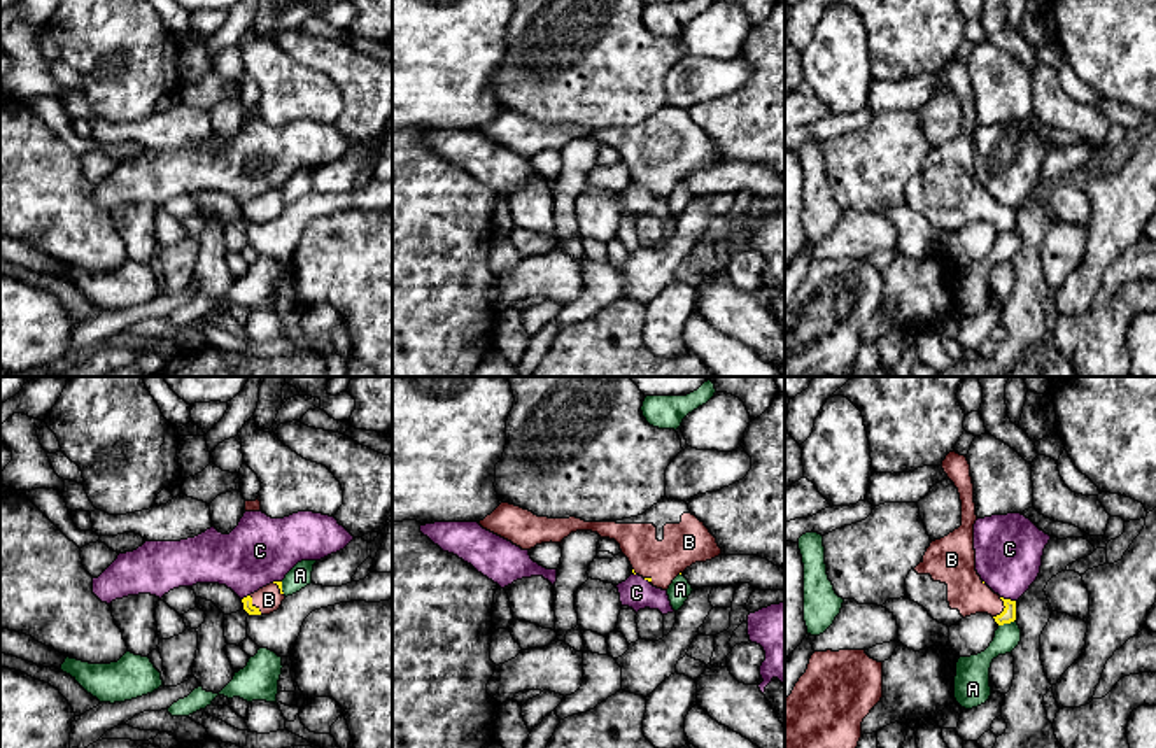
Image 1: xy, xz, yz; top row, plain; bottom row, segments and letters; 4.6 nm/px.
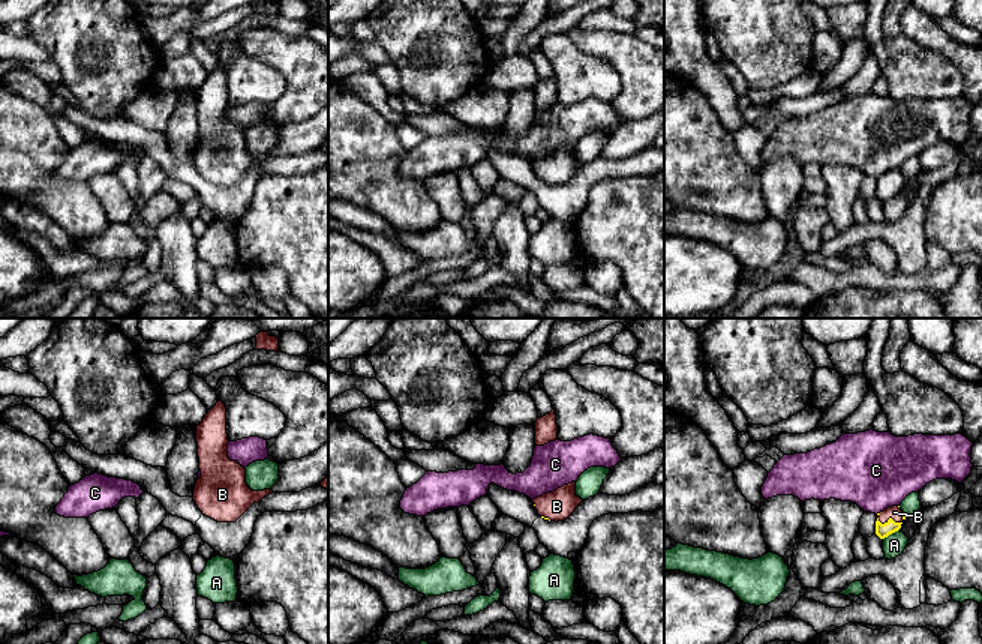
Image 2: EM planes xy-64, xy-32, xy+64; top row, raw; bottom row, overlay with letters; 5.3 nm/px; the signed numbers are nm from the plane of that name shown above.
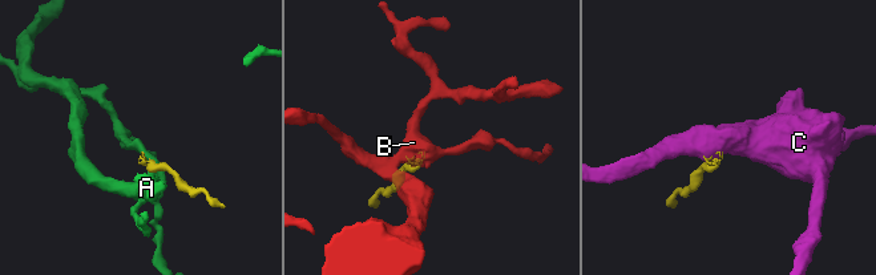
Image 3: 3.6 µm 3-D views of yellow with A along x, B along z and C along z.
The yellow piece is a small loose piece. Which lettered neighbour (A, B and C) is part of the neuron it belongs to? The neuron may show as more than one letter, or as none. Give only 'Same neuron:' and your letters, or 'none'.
Same neuron: B

